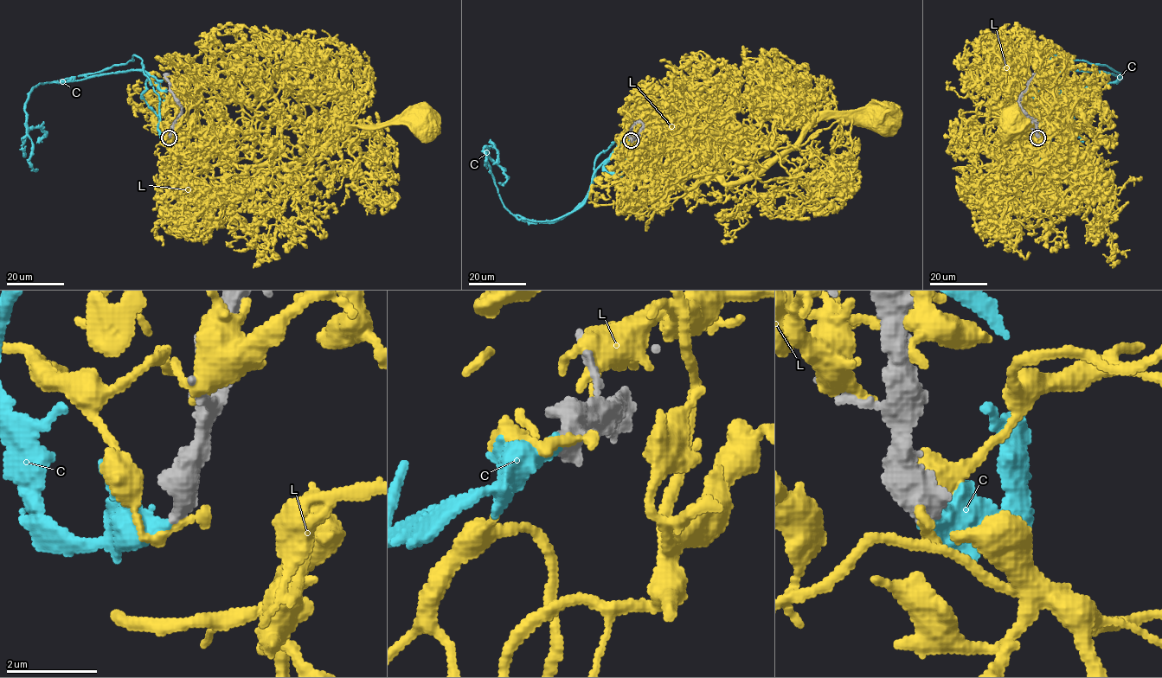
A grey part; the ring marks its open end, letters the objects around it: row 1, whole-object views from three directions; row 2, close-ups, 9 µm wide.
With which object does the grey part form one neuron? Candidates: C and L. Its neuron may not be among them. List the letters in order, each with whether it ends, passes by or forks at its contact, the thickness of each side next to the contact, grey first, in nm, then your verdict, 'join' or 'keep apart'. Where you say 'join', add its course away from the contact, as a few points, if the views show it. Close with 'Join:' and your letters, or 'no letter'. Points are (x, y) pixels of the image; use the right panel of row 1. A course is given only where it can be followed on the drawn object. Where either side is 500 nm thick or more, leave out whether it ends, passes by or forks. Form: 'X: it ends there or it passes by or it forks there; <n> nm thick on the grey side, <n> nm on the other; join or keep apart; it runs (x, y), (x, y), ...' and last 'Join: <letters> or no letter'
C: 550 nm thick on the grey side, 480 nm on the other; join; it runs (1038, 137), (1034, 95), (1058, 55), (1120, 73), (1054, 109), (1044, 137), (1066, 127), (1081, 143)
L: 550 nm thick on the grey side, 280 nm on the other; keep apart
Join: C

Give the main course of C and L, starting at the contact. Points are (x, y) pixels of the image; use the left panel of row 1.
C: (170, 137), (134, 55), (33, 88), (22, 138), (39, 127), (36, 143)
L: (170, 137), (166, 124), (166, 143), (188, 165), (224, 148), (237, 165), (282, 169), (349, 129), (418, 117)

